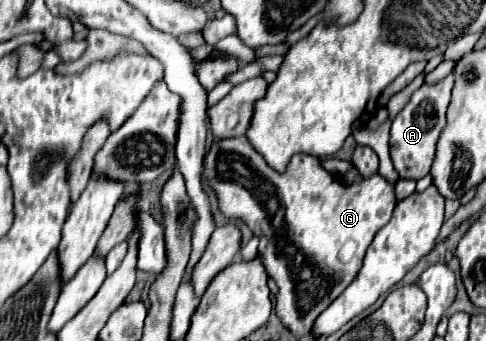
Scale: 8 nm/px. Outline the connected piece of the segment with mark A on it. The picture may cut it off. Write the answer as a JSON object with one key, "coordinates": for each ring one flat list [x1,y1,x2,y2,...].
{"coordinates":[[447,75,437,83,423,83,409,99,409,103,397,113,391,125,389,153,395,171,401,179,421,179,431,171,435,145,445,127,445,113,451,101,451,89,455,83,455,75]]}

